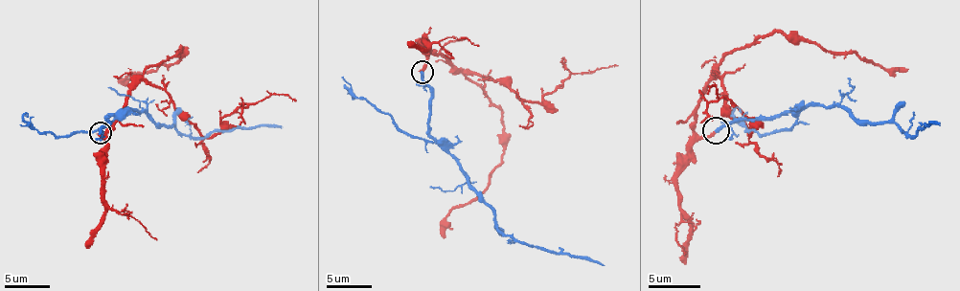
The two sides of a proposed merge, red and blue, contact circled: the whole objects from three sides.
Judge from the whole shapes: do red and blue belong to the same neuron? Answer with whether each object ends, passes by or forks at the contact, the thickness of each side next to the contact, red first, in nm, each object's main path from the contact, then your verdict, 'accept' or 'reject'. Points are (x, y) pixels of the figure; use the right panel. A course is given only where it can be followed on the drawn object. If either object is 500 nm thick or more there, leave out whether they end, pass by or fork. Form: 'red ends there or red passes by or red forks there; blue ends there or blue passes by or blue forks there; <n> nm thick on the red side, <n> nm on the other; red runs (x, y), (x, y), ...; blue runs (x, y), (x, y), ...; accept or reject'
red ends there; blue ends there; 280 nm thick on the red side, 260 nm on the other; red runs (715, 132), (695, 129), (710, 72), (763, 35), (786, 33), (908, 70); blue runs (715, 129), (736, 120), (820, 106), (893, 122), (911, 135), (929, 122), (940, 124); accept

